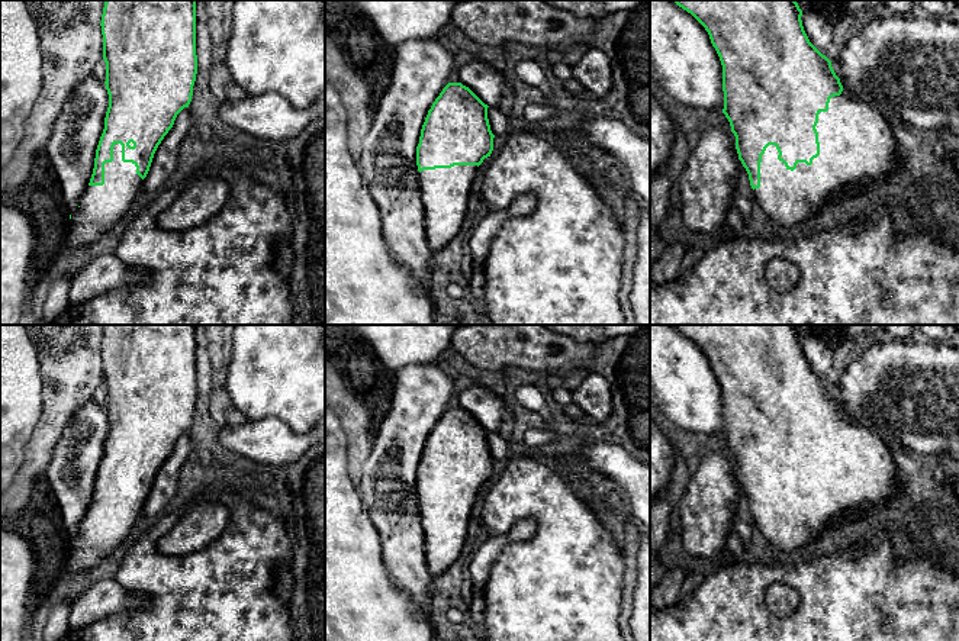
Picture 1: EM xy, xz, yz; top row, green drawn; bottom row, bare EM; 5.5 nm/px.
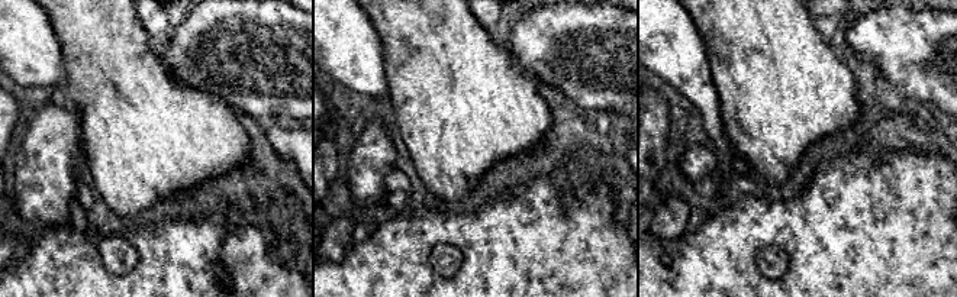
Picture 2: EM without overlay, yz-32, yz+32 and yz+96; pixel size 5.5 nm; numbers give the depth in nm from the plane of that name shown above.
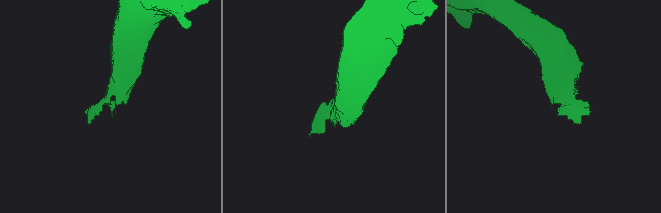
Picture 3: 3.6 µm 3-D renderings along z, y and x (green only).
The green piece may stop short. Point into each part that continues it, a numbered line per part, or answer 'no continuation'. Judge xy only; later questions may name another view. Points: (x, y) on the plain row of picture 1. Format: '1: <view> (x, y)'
1: xy (102, 531)

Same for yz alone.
1: yz (858, 472)

